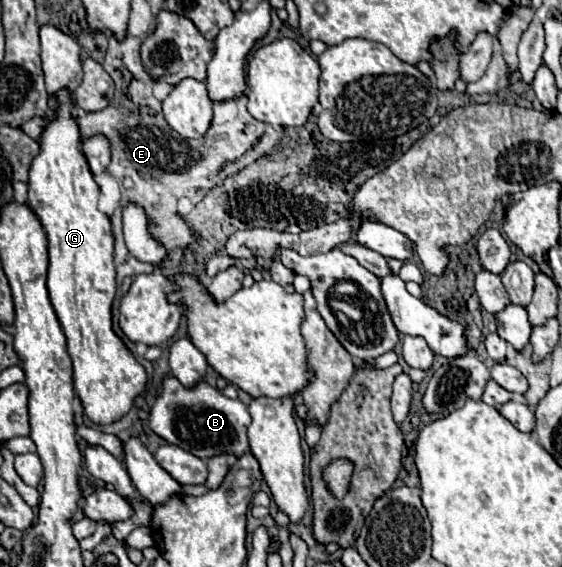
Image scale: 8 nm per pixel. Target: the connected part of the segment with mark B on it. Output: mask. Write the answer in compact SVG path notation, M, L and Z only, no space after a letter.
M176 377L164 379L164 389L150 411L150 429L154 433L162 433L162 439L168 443L192 451L192 455L204 461L214 455L244 455L248 451L248 425L250 413L240 399L228 399L208 383L186 389Z

